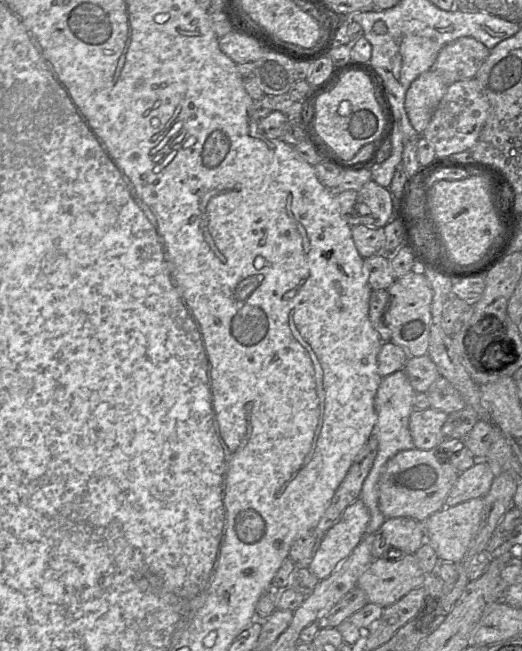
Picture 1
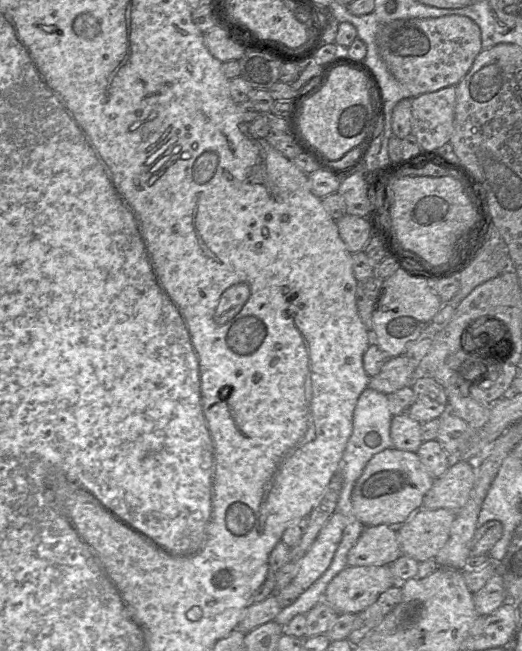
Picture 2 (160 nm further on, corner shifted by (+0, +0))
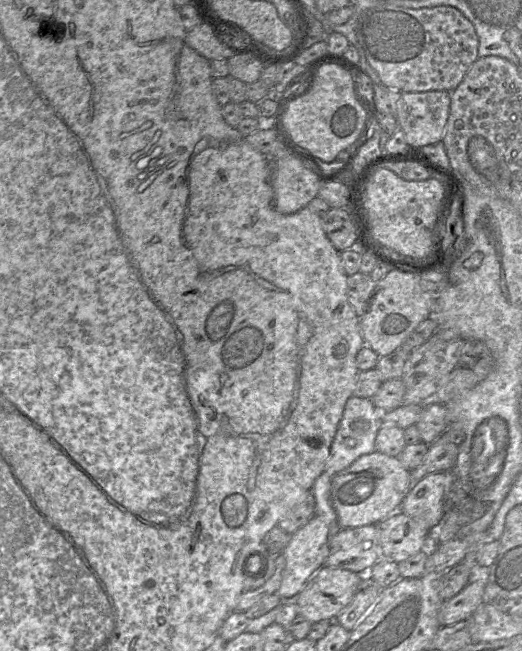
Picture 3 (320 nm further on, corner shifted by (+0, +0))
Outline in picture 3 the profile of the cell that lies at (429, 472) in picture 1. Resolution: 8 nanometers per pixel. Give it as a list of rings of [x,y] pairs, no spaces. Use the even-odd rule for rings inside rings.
[[[375,451],[363,455],[331,481],[331,501],[341,529],[375,525],[397,512],[413,487],[410,470],[397,457]]]

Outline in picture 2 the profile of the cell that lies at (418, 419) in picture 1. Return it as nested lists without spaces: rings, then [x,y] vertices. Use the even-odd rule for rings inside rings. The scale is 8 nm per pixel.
[[[407,413],[393,416],[390,426],[393,448],[416,453],[423,443],[421,426],[420,422]]]

